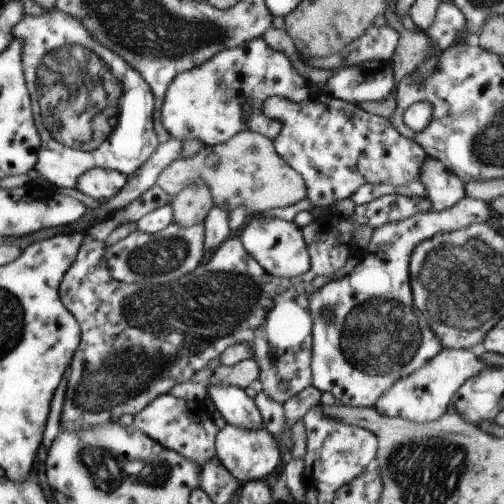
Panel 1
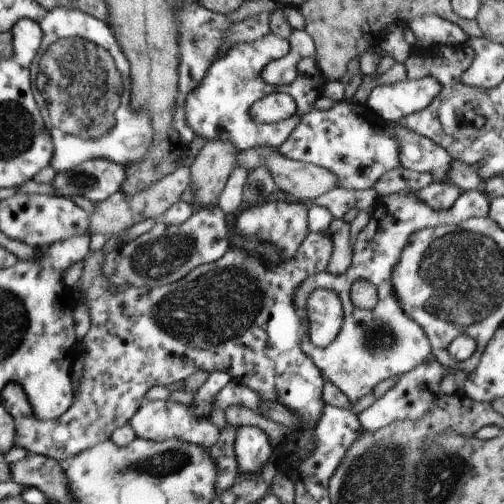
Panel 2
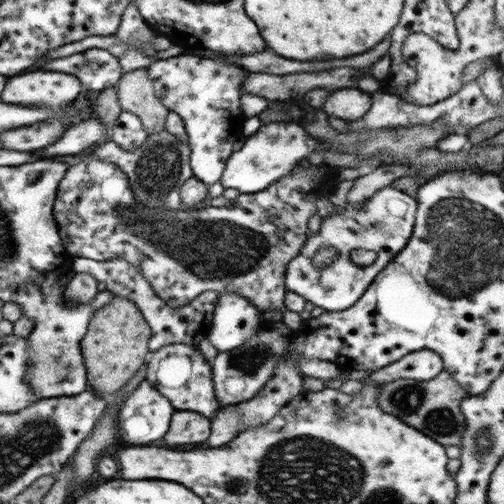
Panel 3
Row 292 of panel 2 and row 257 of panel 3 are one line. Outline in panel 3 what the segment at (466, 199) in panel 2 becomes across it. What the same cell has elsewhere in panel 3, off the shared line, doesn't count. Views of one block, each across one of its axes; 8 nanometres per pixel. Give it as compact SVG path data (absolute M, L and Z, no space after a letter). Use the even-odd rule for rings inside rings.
M391 186L377 190L369 200L361 204L361 208L353 208L351 204L335 208L335 212L321 222L319 230L315 234L309 234L309 238L301 246L301 252L287 264L283 276L285 290L299 294L307 302L323 308L325 312L341 312L351 308L373 284L373 278L407 246L415 226L415 212L417 200ZM327 246L337 248L337 258L327 268L313 266L311 256L319 248ZM355 248L373 250L377 254L377 260L371 266L355 266L349 260L349 252Z

